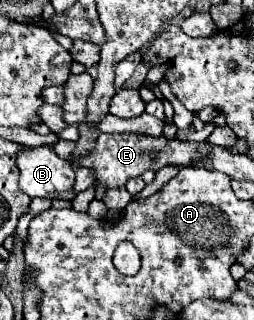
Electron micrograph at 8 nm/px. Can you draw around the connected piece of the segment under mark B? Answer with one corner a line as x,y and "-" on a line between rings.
51,144
21,148
21,154
17,154
17,168
21,192
27,196
41,196
49,200
75,198
75,170
69,160
55,154

